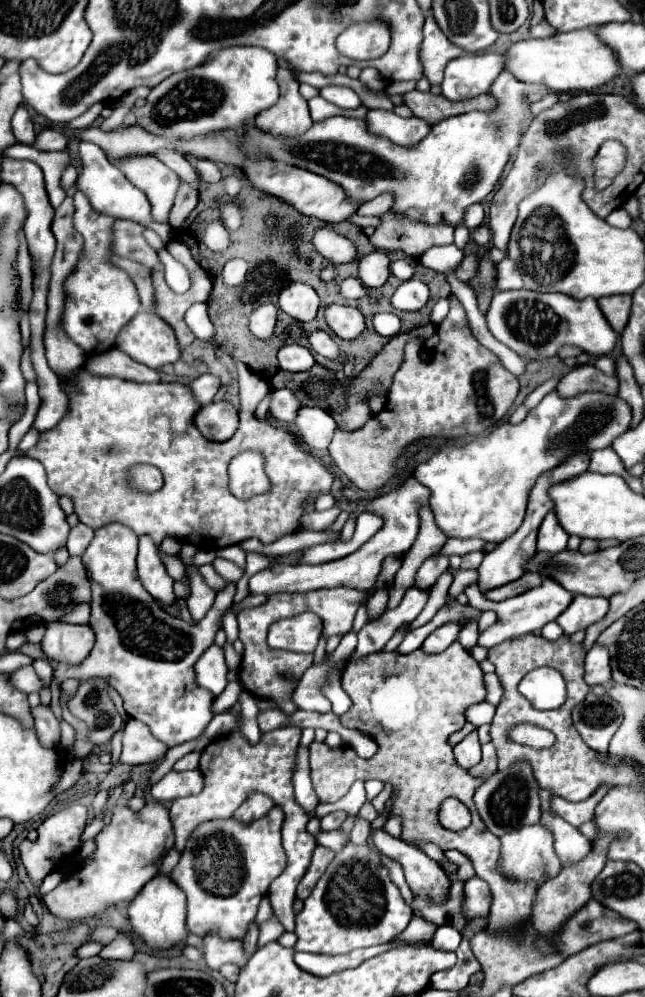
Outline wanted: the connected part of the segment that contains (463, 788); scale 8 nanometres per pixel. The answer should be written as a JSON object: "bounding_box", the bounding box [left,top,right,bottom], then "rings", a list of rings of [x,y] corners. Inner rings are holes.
{"bounding_box":[311,642,537,928],"rings":[[[453,642],[441,654],[425,654],[421,650],[415,650],[405,656],[401,656],[397,652],[377,652],[371,656],[359,658],[359,660],[351,660],[343,672],[341,684],[343,684],[343,690],[353,700],[353,706],[341,716],[341,724],[347,728],[355,728],[363,734],[369,734],[379,744],[379,752],[371,760],[361,760],[353,748],[331,750],[327,746],[313,746],[311,744],[311,780],[313,780],[313,788],[319,796],[319,800],[321,802],[337,802],[339,798],[343,798],[347,794],[347,790],[351,788],[351,784],[355,780],[373,780],[375,778],[381,782],[391,782],[393,790],[399,790],[391,812],[399,812],[399,816],[401,814],[405,816],[403,818],[403,840],[411,842],[415,846],[419,846],[425,840],[431,840],[443,852],[459,850],[459,852],[467,854],[469,860],[473,862],[475,874],[491,886],[491,892],[493,892],[493,904],[491,904],[491,912],[489,912],[491,928],[511,928],[511,924],[515,924],[515,920],[523,920],[523,916],[531,916],[531,900],[535,896],[537,884],[523,882],[523,880],[505,882],[503,874],[499,872],[501,842],[495,834],[491,834],[485,828],[483,820],[477,814],[475,802],[473,802],[475,790],[485,781],[471,776],[469,770],[461,768],[457,764],[457,760],[453,760],[453,748],[447,744],[447,736],[465,724],[463,710],[471,704],[485,700],[485,696],[487,696],[487,692],[485,692],[487,688],[483,682],[483,670],[481,670],[479,662],[473,660],[473,656],[469,652],[465,652],[459,642]],[[449,796],[455,796],[457,800],[461,800],[469,808],[469,812],[473,814],[473,822],[465,830],[459,830],[459,832],[445,830],[437,820],[439,804]]]}

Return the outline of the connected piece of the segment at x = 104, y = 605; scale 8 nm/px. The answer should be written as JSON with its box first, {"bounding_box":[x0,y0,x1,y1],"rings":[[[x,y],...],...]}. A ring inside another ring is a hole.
{"bounding_box":[57,524,236,746],"rings":[[[107,524],[99,530],[95,530],[95,538],[91,540],[89,548],[83,554],[83,564],[87,566],[87,574],[91,580],[91,626],[95,630],[97,642],[91,650],[91,654],[73,666],[65,666],[65,662],[57,664],[57,678],[63,682],[67,678],[75,678],[81,682],[87,682],[91,678],[107,680],[111,688],[115,688],[123,698],[125,712],[141,720],[149,726],[151,734],[161,740],[165,746],[177,746],[187,740],[193,740],[203,734],[209,720],[213,718],[213,700],[215,696],[195,682],[195,662],[199,656],[207,650],[207,646],[213,644],[215,632],[219,628],[219,618],[223,612],[233,604],[233,596],[236,593],[235,583],[228,583],[224,590],[217,593],[211,610],[199,624],[187,624],[177,616],[167,614],[159,602],[141,586],[137,578],[135,568],[135,556],[137,556],[137,536],[131,532],[131,528],[123,524]]]}

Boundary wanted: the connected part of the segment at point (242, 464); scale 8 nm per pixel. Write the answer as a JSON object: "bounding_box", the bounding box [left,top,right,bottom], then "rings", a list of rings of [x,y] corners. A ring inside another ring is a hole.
{"bounding_box":[229,452,271,500],"rings":[[[243,452],[229,464],[229,490],[241,500],[267,494],[271,482],[263,470],[263,456],[255,452]]]}

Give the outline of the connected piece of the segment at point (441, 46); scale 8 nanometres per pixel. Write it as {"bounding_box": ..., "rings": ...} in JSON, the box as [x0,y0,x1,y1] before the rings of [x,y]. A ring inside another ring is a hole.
{"bounding_box":[421,12,465,84],"rings":[[[425,12],[425,28],[423,28],[423,46],[421,46],[421,62],[425,68],[425,76],[431,84],[441,84],[443,82],[443,70],[449,60],[459,58],[465,54],[463,48],[451,44],[447,36],[439,30],[435,24],[435,18],[431,12]]]}

